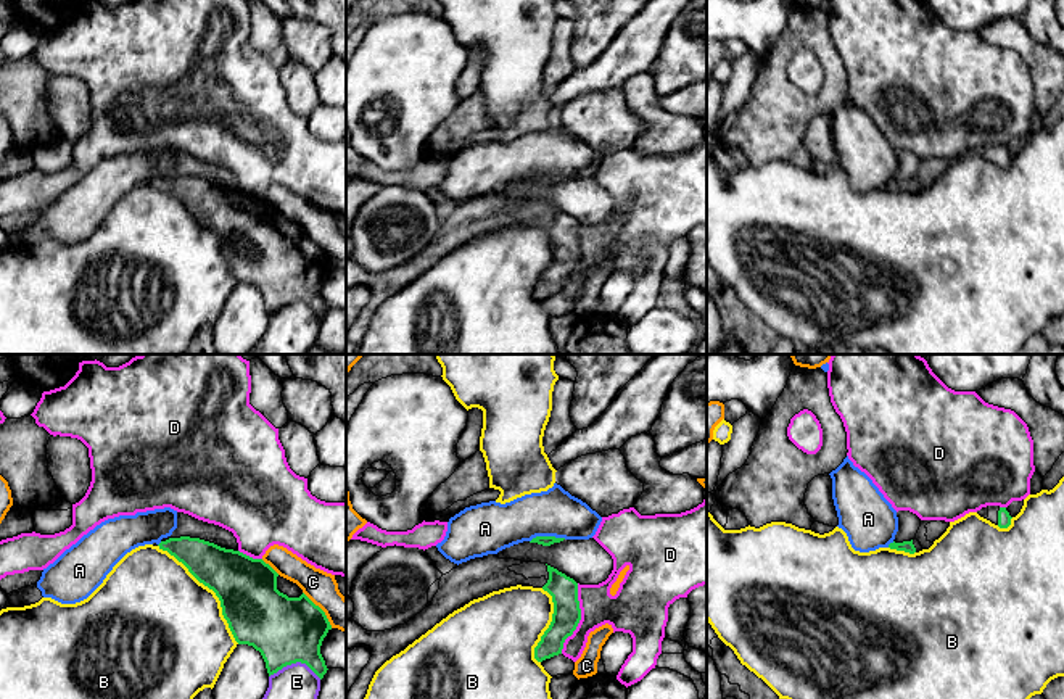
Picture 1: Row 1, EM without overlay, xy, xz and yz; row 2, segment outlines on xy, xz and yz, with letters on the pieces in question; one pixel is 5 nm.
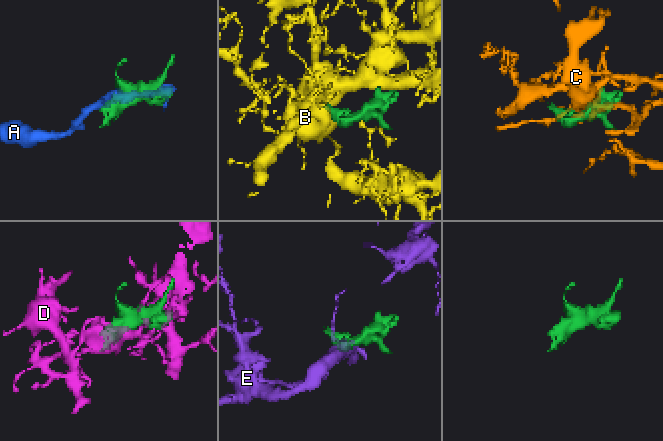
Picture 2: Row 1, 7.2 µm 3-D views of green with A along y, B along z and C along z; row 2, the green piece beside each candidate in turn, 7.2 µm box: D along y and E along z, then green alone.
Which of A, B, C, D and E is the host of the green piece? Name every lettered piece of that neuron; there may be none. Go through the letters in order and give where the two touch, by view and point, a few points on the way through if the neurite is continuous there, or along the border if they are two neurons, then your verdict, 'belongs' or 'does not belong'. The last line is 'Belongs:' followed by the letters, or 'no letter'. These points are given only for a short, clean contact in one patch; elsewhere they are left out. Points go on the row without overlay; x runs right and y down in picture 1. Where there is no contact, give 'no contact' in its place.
A: meets green in xz at (548, 176); border along xz (565, 177), (535, 176), (530, 181); does not belong
B: meets green in xy at (211, 227); does not belong
C: meets green in xy at (321, 248); does not belong
D: meets green in xz at (580, 258); does not belong
E: meets green in xy at (295, 301); does not belong
Belongs: no letter

